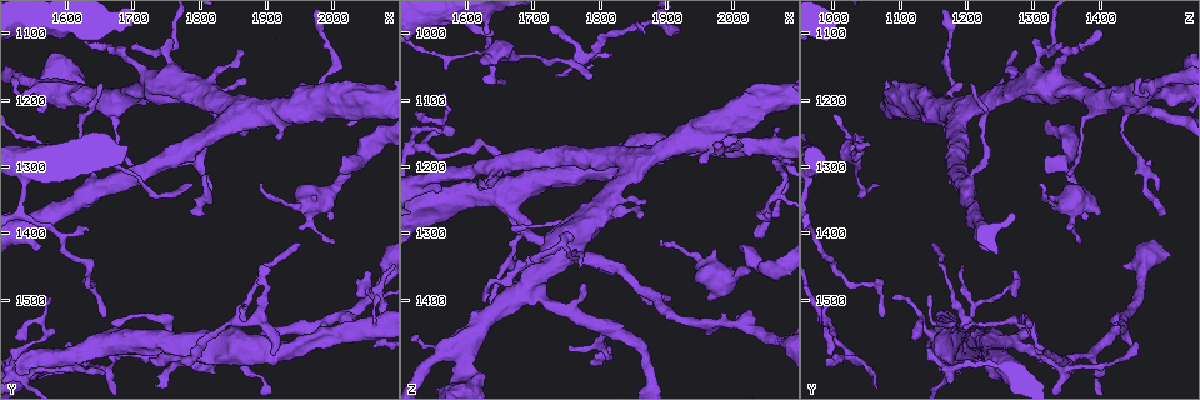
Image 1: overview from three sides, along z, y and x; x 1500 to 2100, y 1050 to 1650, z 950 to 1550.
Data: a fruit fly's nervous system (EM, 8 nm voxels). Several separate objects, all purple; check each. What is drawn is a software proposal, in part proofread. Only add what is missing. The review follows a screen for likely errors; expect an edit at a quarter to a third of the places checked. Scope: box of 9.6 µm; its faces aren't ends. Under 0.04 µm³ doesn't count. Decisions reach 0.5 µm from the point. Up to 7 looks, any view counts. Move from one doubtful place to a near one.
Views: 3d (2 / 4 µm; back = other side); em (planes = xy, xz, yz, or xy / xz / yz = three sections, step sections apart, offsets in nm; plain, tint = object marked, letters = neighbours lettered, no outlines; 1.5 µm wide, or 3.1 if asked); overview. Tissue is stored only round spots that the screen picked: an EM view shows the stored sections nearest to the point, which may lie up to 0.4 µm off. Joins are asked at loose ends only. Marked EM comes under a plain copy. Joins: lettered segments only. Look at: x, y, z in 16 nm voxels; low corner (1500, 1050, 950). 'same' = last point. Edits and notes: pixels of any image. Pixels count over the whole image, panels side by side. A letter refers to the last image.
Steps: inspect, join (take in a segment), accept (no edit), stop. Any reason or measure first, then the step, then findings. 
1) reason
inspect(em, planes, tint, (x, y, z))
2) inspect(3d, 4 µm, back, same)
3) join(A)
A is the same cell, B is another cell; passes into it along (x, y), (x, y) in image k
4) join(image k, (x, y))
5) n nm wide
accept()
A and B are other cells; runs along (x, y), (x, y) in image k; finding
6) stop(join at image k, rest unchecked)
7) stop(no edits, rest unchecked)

branch stops here
inspect(3d, 2 µm, (1910, 1580, 995))

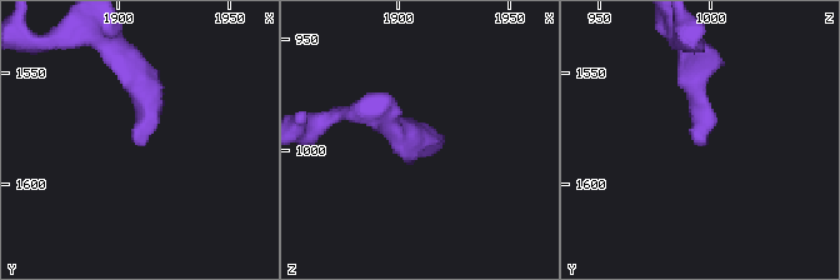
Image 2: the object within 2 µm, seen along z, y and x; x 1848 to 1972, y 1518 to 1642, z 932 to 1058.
inspect(em, xz, step 4, letters, (1909, 1582, 994))

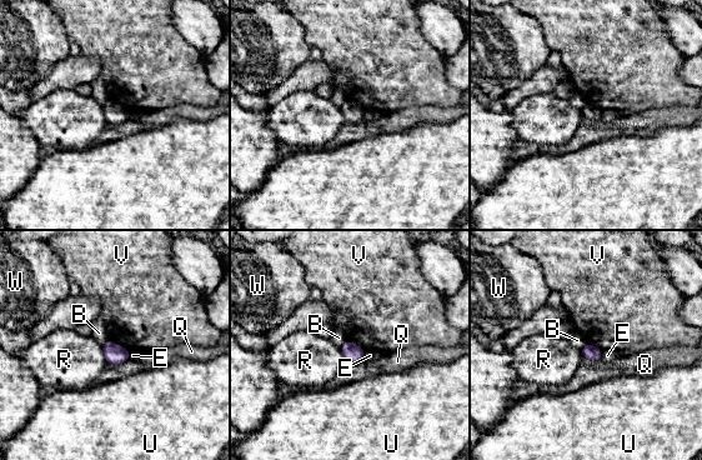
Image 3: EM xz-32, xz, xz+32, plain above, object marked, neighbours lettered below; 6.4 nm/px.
inspect(em, planes, letters, same)

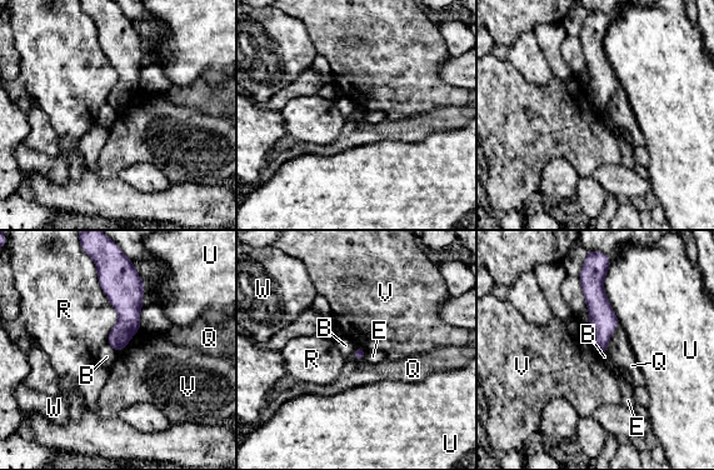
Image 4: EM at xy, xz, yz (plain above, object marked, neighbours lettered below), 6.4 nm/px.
accept()
B, E, Q, R, U, V and W are other cells; no lettered segment goes on from it

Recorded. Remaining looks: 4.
thin end
inspect(3d, 2 µm, (2005, 1410, 1370))

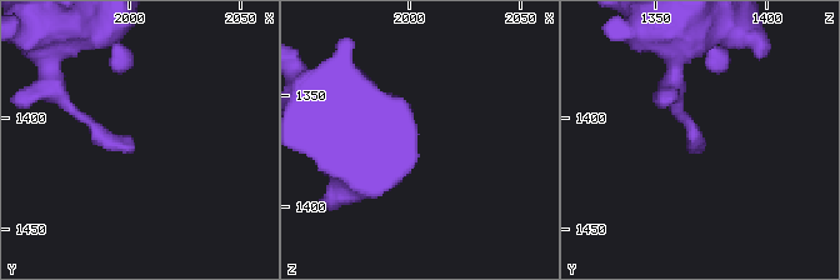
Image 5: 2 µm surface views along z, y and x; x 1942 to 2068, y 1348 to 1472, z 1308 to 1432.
inspect(em, planes, letters, (2002, 1415, 1369))

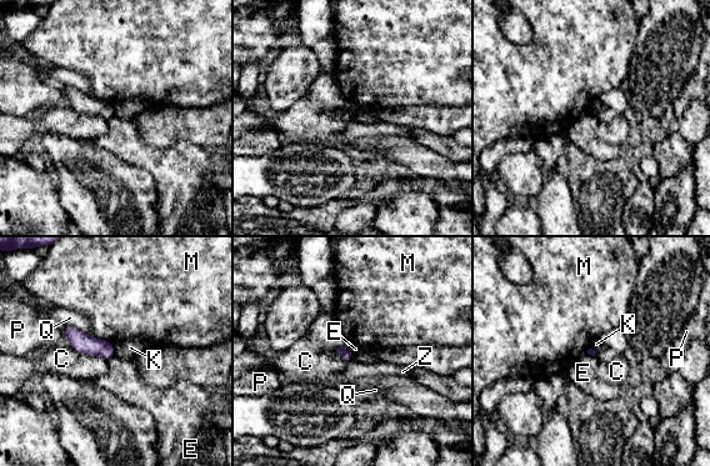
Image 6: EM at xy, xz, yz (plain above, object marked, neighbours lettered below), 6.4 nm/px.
accept()
C, E, K, M, P, Q and Z are other cells; border along (345, 345), (354, 359) in image 6; none of them fits

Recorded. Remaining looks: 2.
inspect(em, planes, letters, (1890, 1325, 1310))

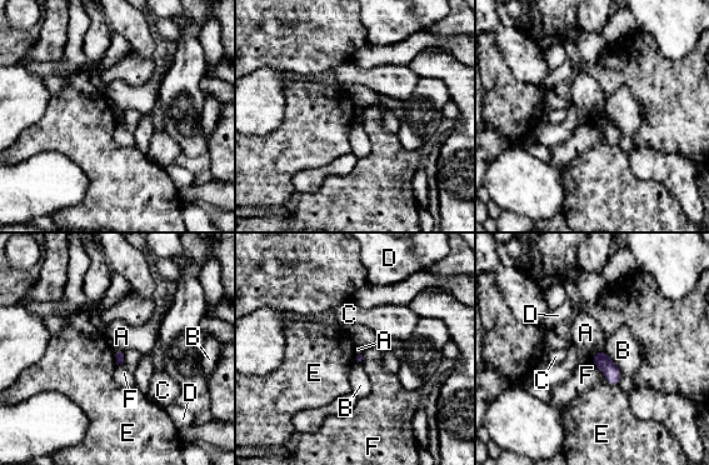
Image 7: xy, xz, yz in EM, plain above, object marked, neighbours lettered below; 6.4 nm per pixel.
accept()
A, B, C, D, E and F are other cells; border along (603, 350), (593, 354) in image 7; none of them fits

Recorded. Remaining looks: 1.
stop(no edits, rest unchecked)

